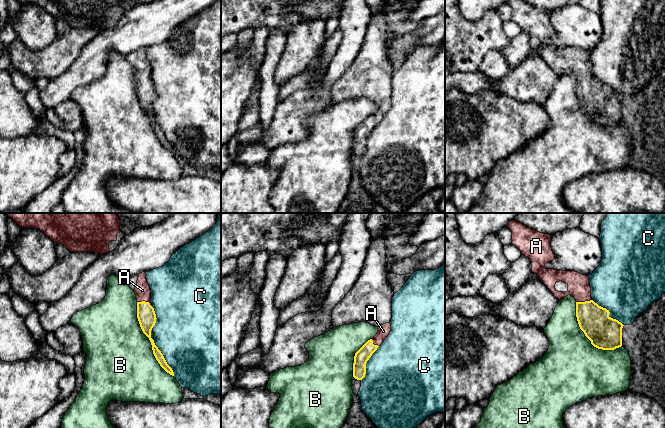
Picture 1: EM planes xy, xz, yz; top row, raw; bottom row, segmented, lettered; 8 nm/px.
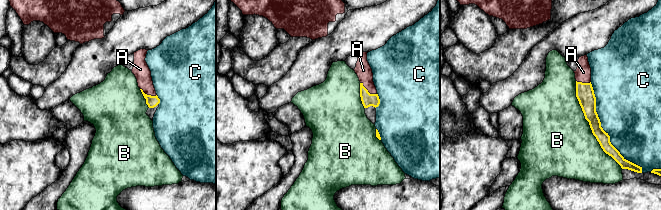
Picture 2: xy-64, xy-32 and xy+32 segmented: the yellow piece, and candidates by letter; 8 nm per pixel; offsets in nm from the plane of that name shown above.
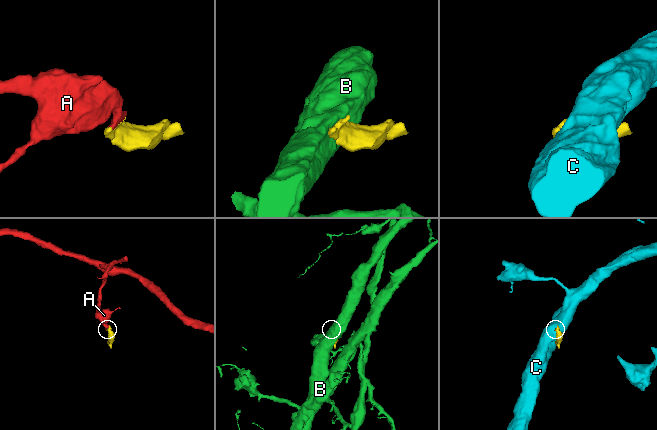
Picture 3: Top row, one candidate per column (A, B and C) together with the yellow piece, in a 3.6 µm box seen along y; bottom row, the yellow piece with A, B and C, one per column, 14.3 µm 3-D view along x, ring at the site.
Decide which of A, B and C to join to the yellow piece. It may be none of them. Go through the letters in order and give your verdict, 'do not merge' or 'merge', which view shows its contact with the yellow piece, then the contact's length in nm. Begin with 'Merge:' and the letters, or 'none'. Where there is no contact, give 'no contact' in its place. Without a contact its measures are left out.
Merge: A
A: merge; contact in xy; length 140 nm
B: do not merge; contact in xy; length 650 nm
C: do not merge; contact in yz; length 340 nm

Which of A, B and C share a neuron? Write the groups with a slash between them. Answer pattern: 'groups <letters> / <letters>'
groups A / B / C

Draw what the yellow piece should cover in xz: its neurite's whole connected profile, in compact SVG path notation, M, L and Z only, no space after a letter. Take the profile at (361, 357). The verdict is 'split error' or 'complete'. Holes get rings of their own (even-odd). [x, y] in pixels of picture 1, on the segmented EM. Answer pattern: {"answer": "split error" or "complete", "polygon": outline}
{"answer": "split error", "polygon": "M385 323L378 327L377 334L368 340L354 356L353 377L362 380L366 374L366 363L377 348L383 343L391 331L391 324Z"}

